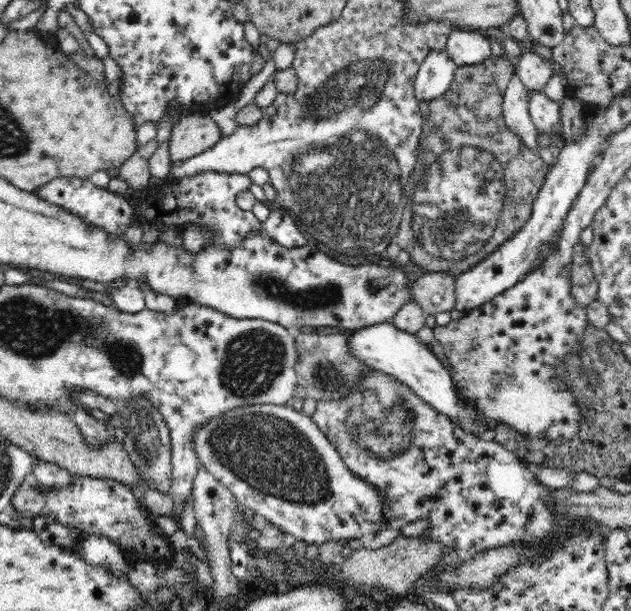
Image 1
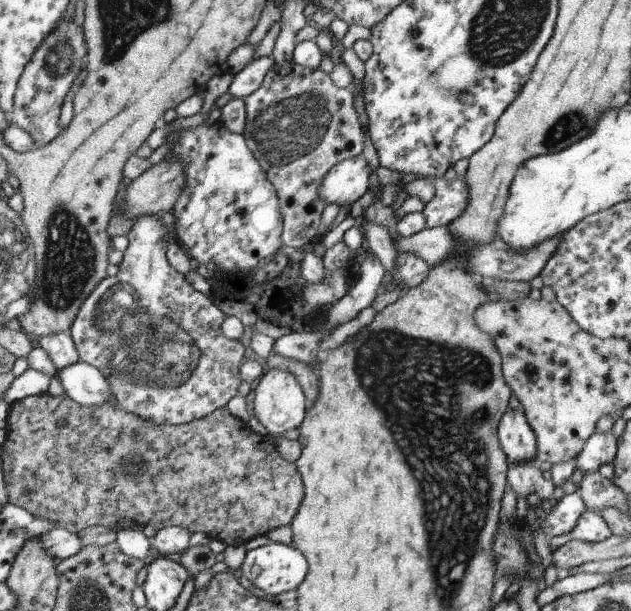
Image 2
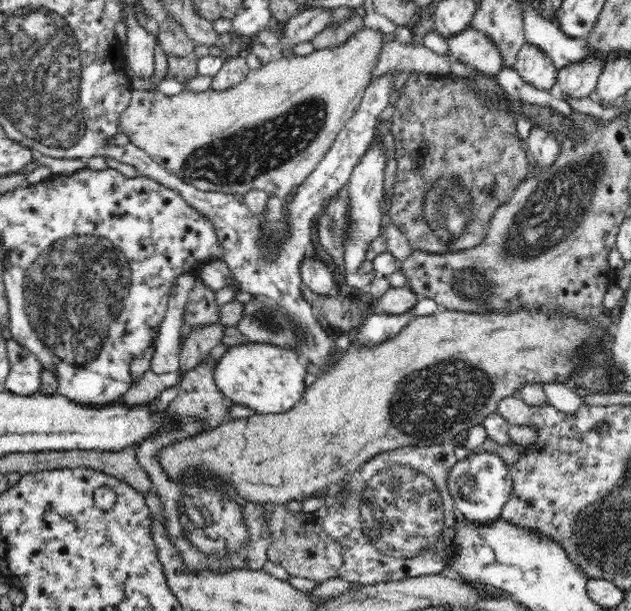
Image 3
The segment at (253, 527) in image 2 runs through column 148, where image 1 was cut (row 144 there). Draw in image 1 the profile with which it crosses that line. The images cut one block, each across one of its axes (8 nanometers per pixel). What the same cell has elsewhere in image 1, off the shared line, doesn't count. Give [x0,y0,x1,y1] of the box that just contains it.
[395,55,550,276]

